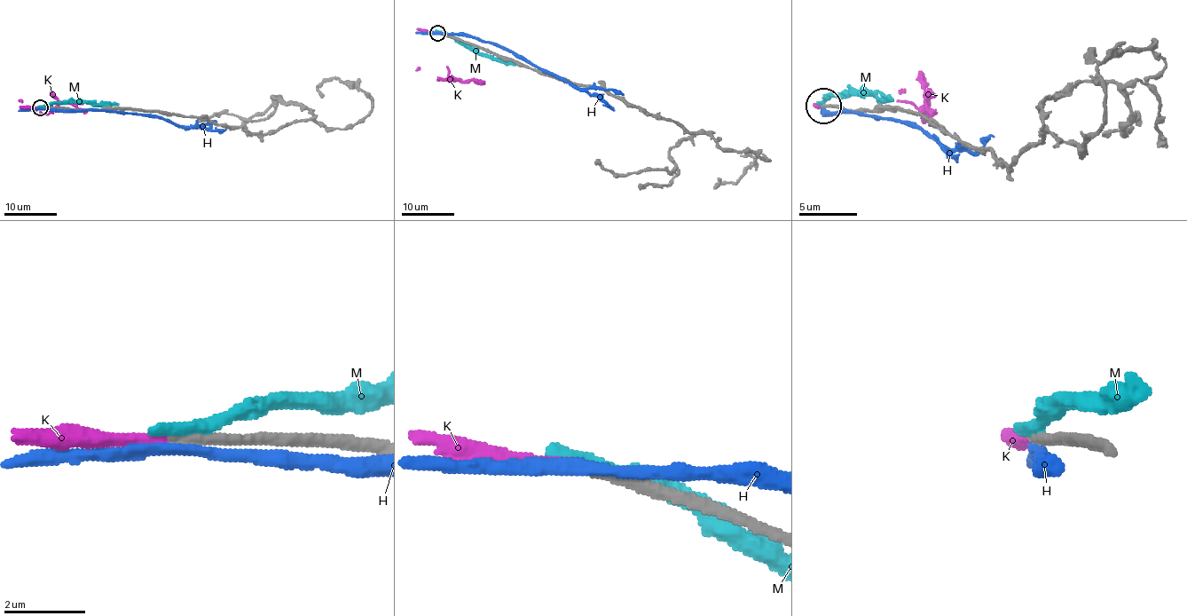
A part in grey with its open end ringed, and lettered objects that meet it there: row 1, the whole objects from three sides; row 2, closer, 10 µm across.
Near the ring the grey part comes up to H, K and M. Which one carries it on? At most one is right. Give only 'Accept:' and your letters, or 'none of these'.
Accept: K

